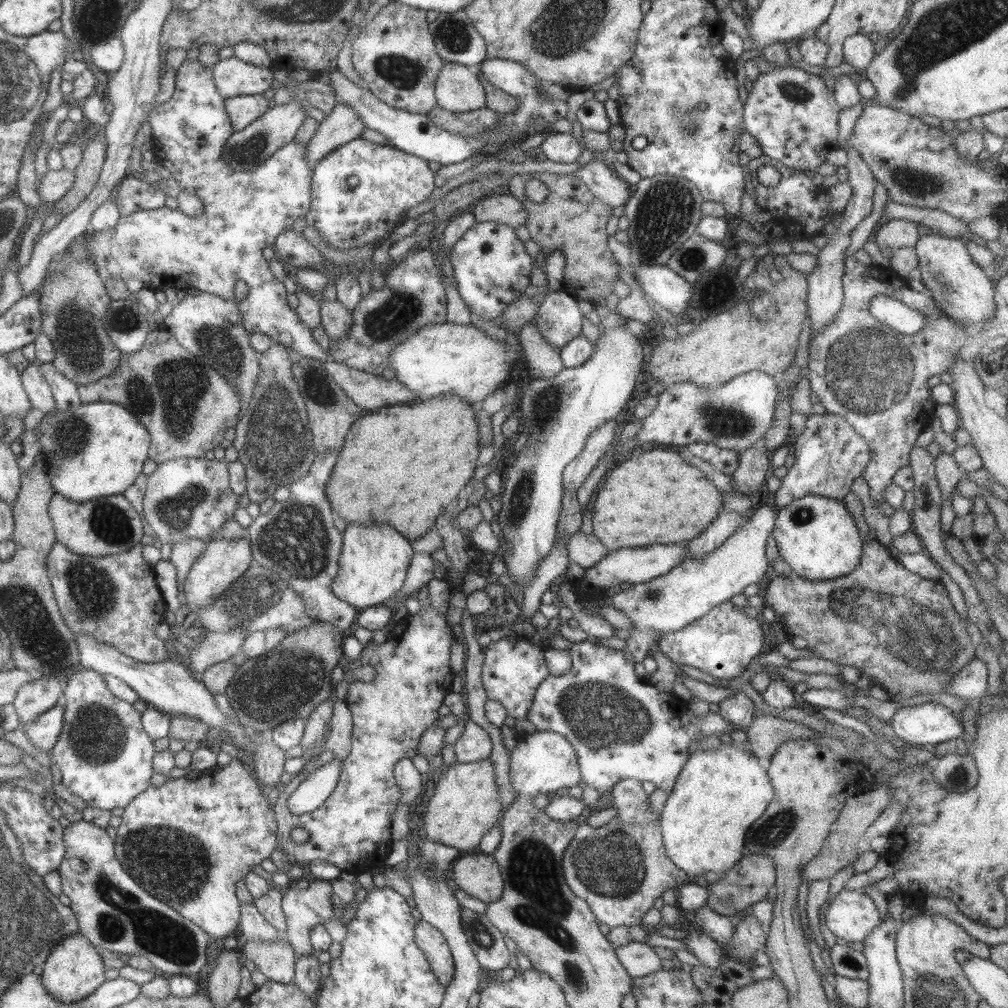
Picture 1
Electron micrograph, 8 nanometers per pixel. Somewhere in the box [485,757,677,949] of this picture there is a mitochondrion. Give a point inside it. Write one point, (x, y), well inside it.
(614, 865)

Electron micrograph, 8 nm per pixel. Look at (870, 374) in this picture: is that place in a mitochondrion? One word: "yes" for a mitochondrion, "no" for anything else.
yes

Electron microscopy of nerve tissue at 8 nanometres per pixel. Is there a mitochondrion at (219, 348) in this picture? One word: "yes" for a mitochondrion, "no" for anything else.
yes

